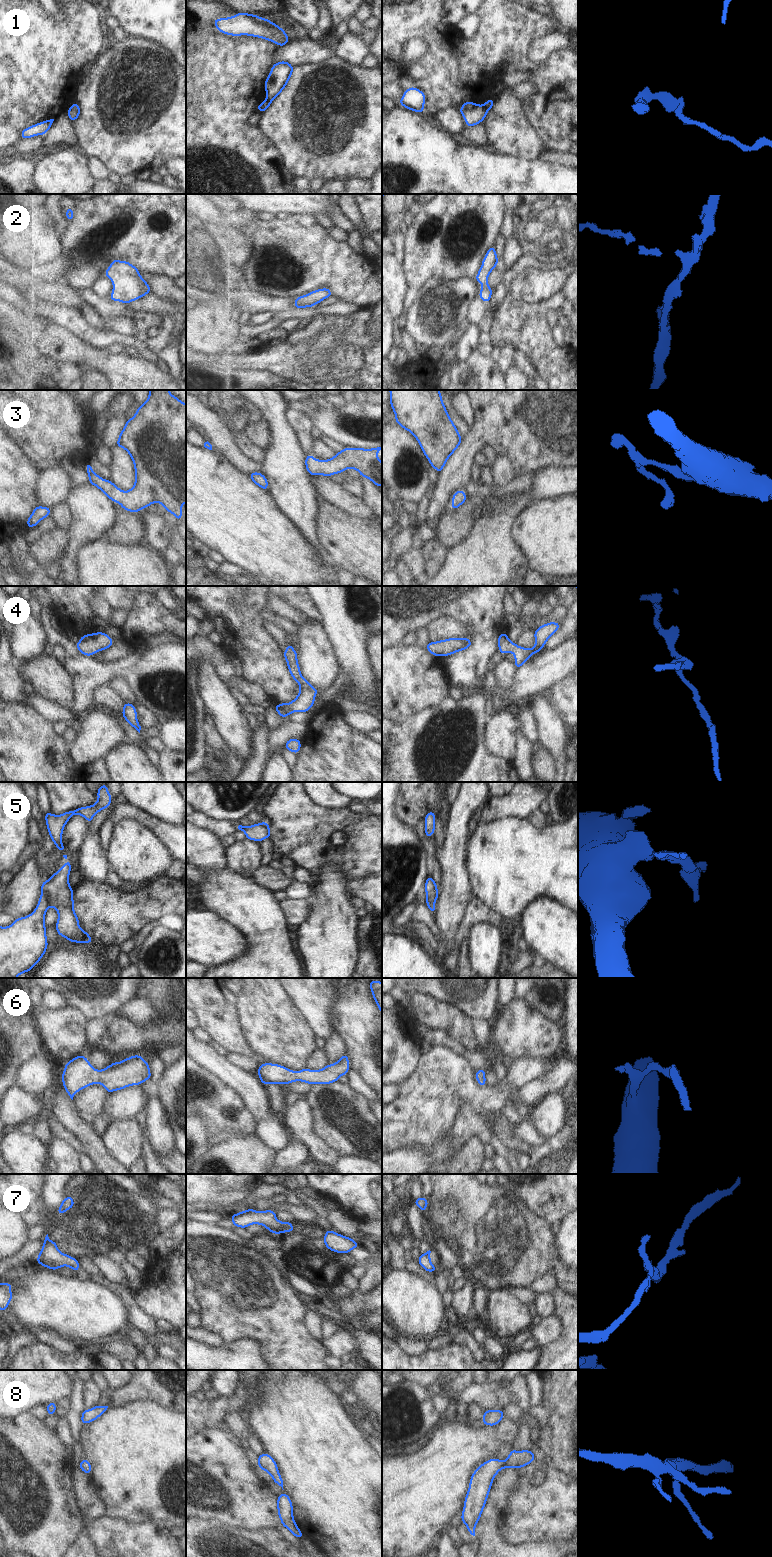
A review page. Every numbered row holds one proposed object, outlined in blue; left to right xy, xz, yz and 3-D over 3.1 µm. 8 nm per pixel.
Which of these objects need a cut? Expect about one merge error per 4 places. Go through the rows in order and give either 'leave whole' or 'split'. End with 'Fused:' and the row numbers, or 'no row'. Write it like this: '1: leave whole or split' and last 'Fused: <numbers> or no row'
1: split
2: leave whole
3: leave whole
4: leave whole
5: split
6: leave whole
7: leave whole
8: leave whole
Fused: 1, 5

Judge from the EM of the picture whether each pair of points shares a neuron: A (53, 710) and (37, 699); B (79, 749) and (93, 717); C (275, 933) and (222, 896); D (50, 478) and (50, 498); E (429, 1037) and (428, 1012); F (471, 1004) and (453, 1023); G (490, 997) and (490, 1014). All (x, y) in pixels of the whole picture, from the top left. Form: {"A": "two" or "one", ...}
{"A": "one", "B": "one", "C": "one", "D": "one", "E": "two", "F": "two", "G": "one"}

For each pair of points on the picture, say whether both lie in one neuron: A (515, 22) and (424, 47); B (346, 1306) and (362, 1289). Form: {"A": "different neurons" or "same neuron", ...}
{"A": "different neurons", "B": "different neurons"}

